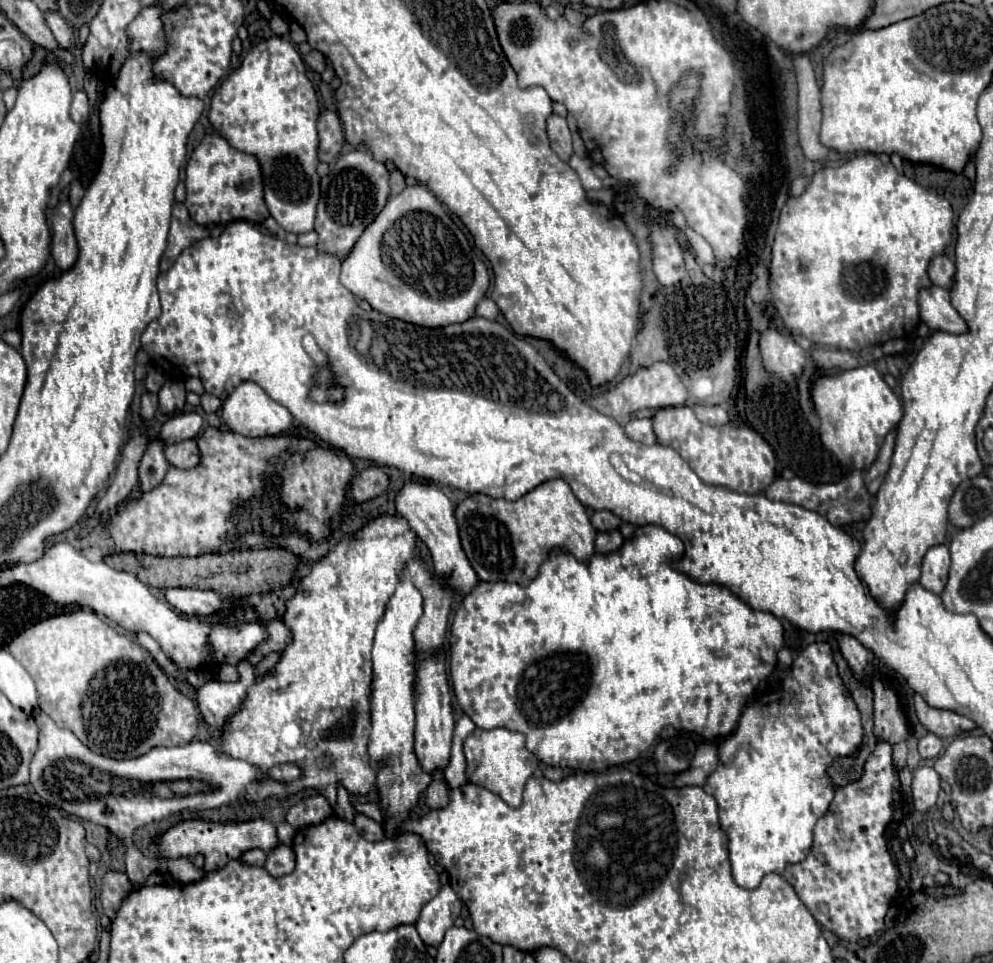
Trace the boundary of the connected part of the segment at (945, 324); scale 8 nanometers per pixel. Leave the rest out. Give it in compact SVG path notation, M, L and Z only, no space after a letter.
M931 286L919 292L919 312L921 312L921 320L931 330L943 330L953 334L963 334L969 330L967 322L953 308L949 290L941 286Z

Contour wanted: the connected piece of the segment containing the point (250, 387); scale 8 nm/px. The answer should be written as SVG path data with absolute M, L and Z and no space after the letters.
M241 382L233 394L223 402L223 408L221 408L221 418L225 420L225 424L241 434L241 436L247 436L247 438L265 438L265 436L277 436L281 432L287 432L293 424L293 416L291 412L275 402L259 384L255 382Z

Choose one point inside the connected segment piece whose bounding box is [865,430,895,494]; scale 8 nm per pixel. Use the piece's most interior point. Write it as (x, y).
(875, 474)

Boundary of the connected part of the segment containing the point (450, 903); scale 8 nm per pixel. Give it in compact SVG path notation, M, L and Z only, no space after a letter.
M443 886L439 894L421 910L419 920L415 922L415 928L425 944L437 946L445 932L453 926L455 918L461 912L461 900L451 890L451 886Z

